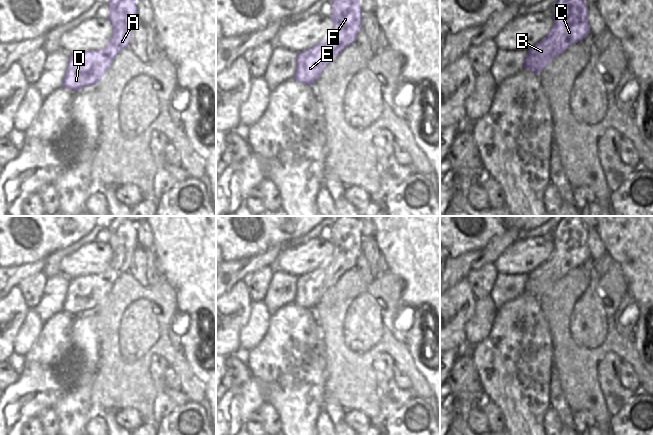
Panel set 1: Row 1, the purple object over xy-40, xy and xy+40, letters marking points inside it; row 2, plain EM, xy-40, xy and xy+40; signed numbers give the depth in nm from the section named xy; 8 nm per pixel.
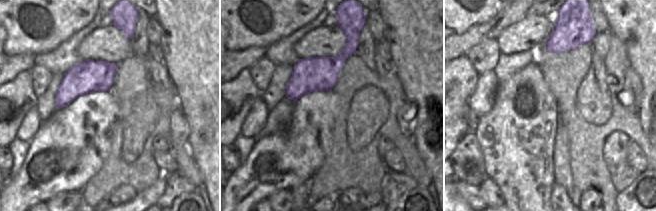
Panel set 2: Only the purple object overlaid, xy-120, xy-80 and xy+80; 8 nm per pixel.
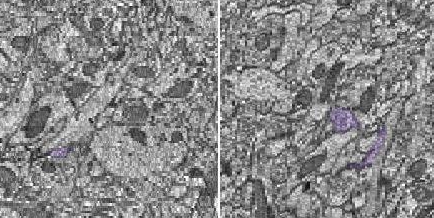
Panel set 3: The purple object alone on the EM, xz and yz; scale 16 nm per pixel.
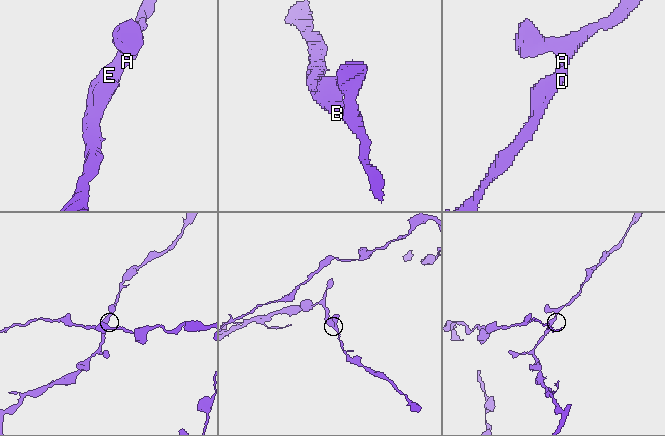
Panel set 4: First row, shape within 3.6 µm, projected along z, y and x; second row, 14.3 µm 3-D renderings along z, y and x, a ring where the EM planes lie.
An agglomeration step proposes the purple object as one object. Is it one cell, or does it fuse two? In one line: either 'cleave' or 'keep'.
keep

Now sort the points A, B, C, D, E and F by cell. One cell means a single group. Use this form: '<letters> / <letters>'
A B C D E F

